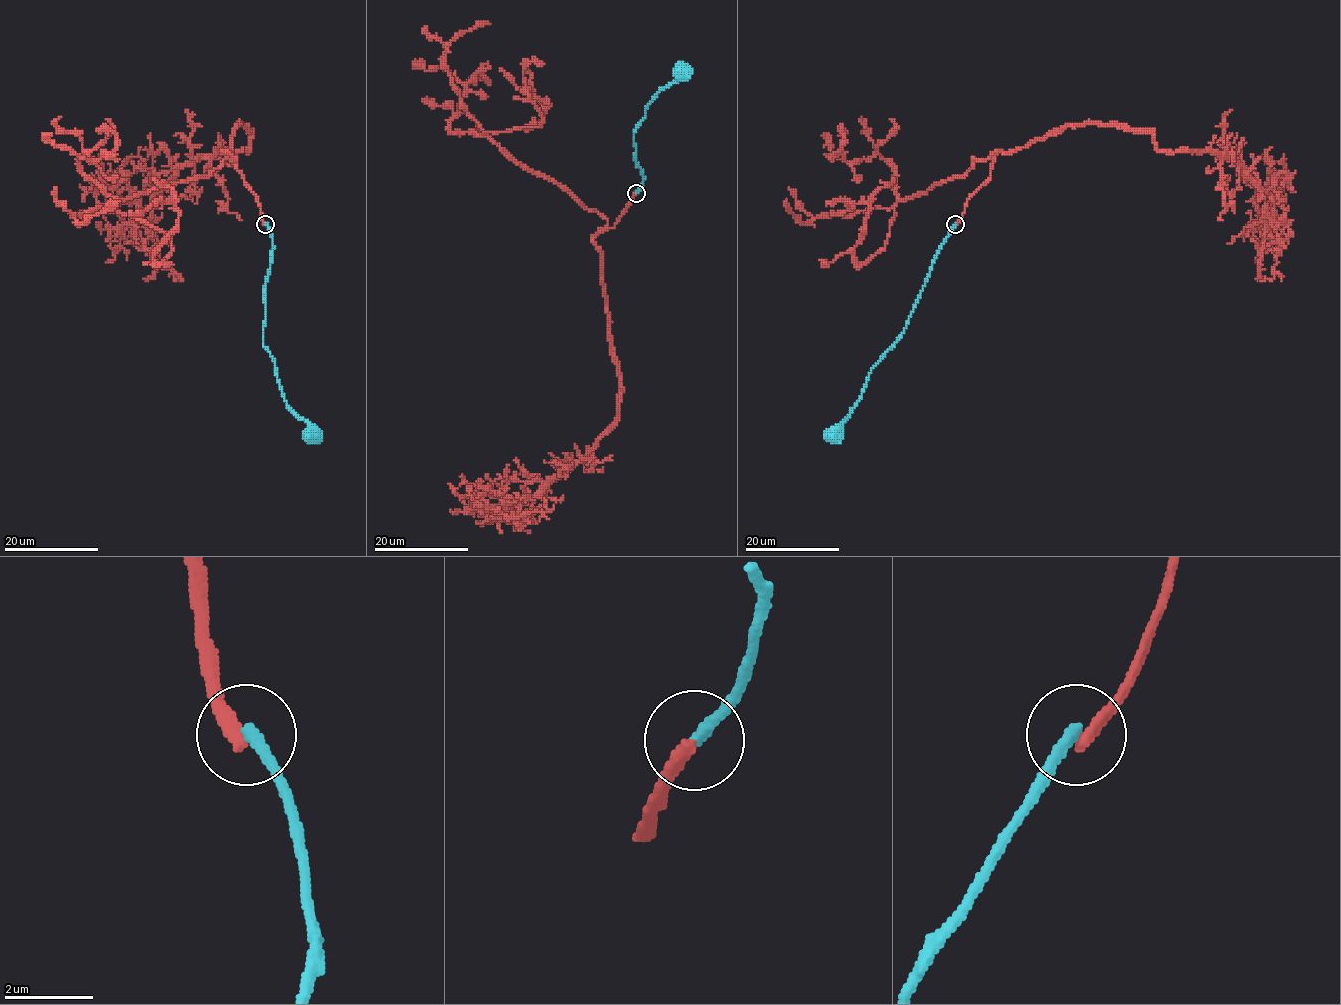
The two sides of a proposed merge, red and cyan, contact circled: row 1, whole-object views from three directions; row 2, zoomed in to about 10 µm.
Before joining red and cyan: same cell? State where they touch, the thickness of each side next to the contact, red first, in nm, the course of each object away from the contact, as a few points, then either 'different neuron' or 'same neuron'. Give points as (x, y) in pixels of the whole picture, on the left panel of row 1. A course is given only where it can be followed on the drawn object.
place (265, 224); calibres 320 and 280 nm; course red (266, 224), (223, 154), (239, 123), (252, 135), (247, 151), (194, 158), (124, 231), (174, 280); course cyan (266, 224), (273, 249), (264, 289), (263, 345), (274, 361), (286, 403), (308, 423), (309, 437), (311, 435); different neuron

